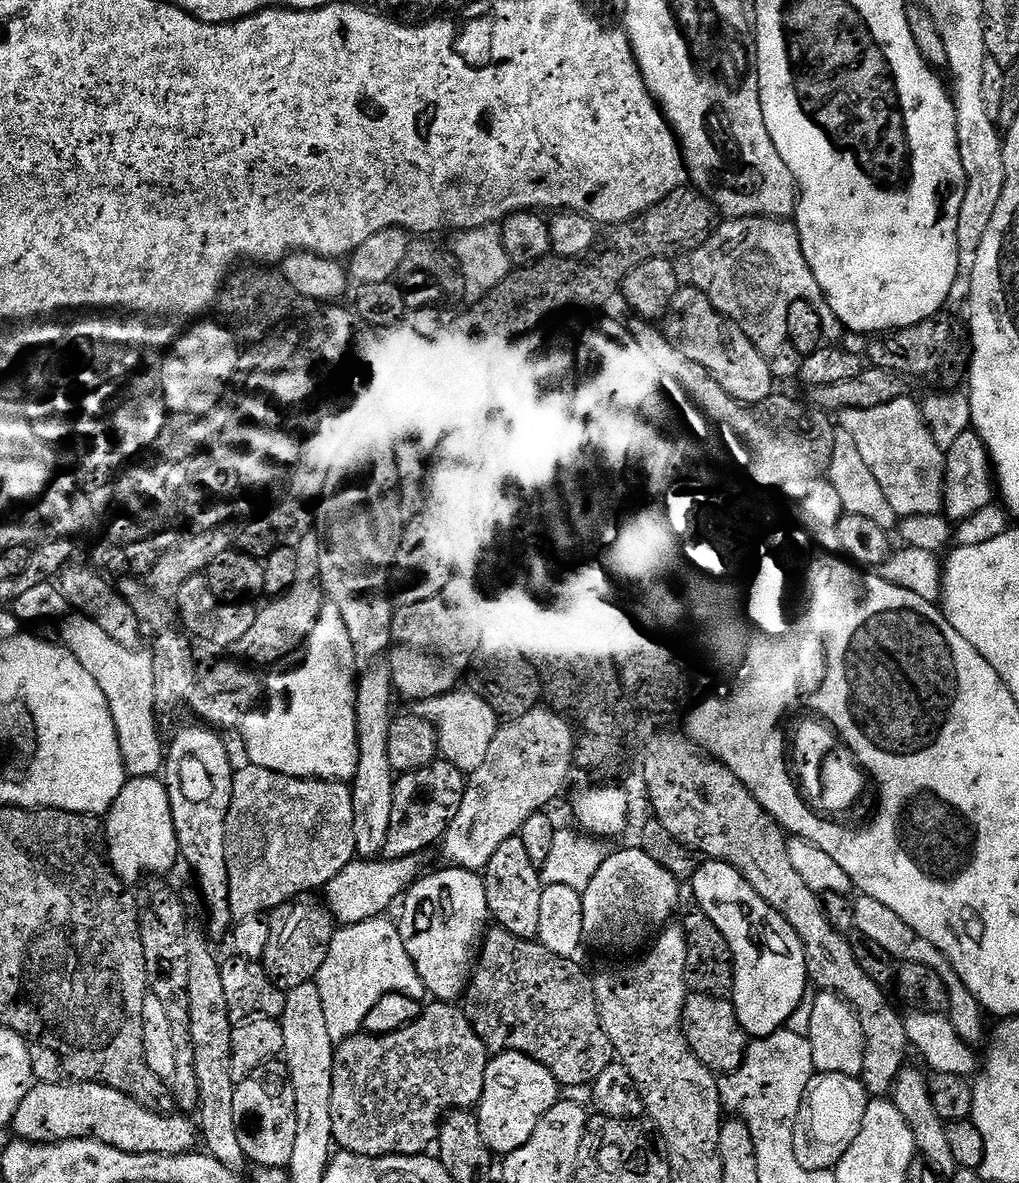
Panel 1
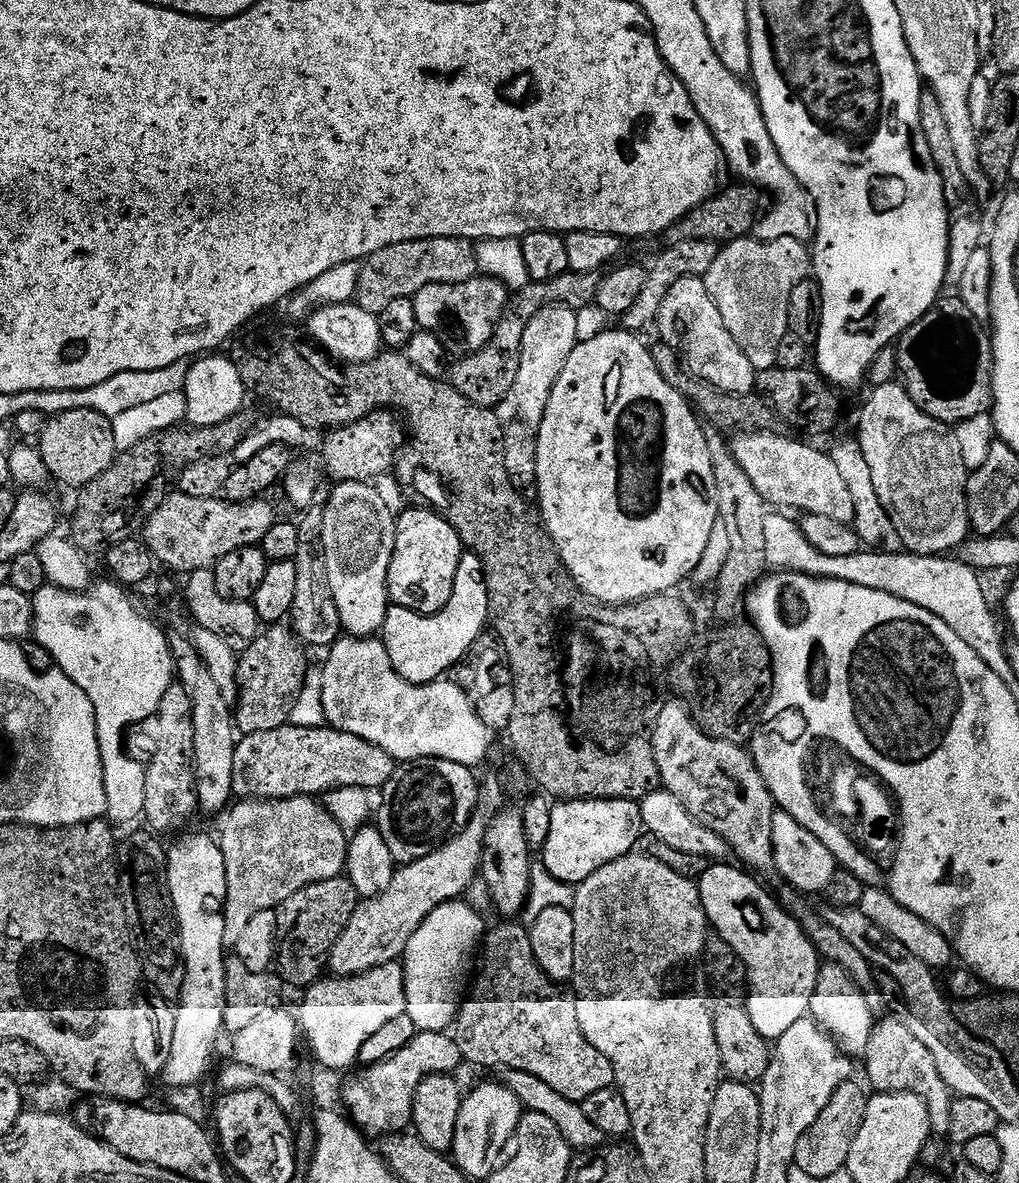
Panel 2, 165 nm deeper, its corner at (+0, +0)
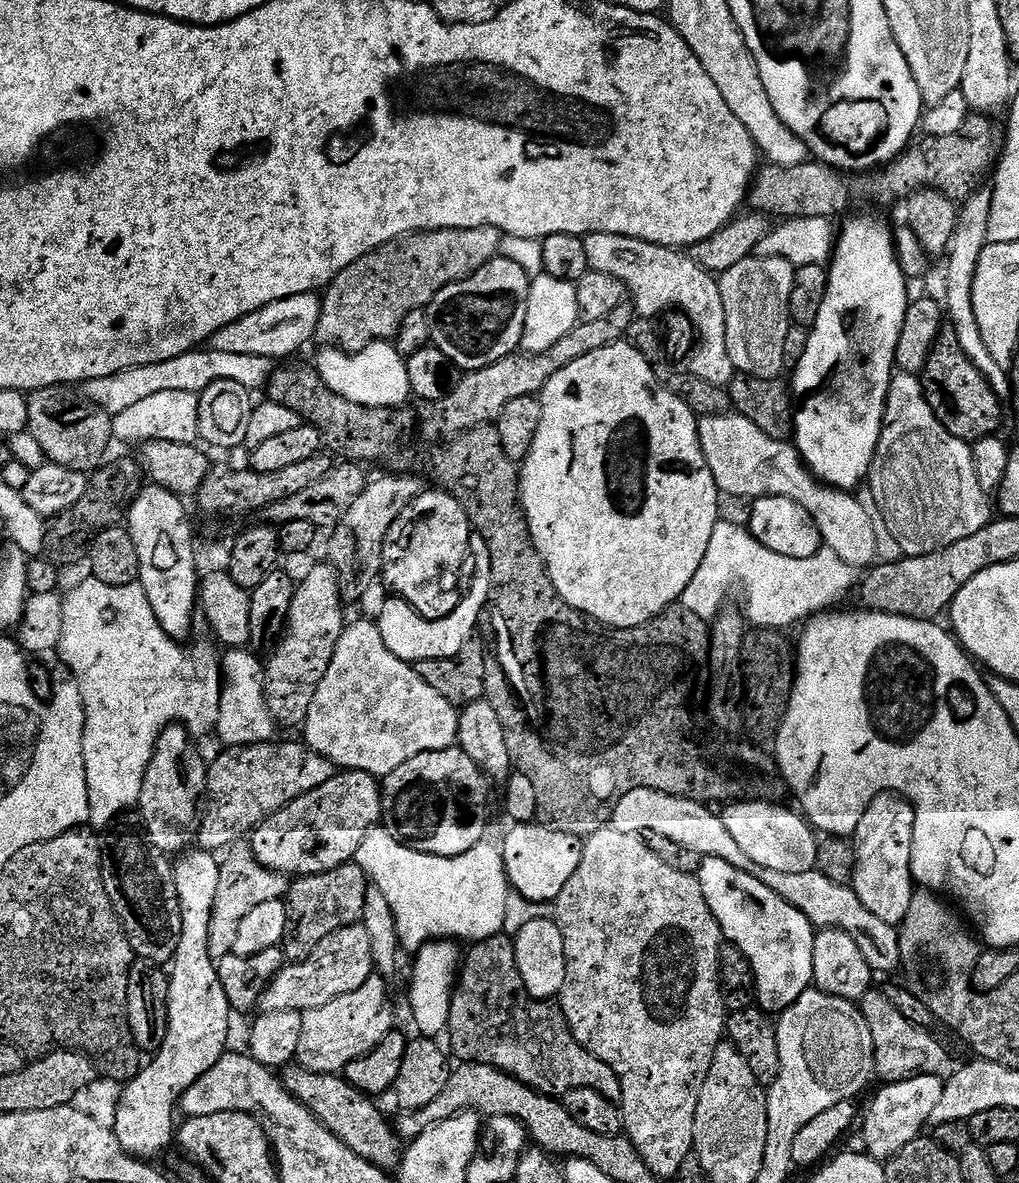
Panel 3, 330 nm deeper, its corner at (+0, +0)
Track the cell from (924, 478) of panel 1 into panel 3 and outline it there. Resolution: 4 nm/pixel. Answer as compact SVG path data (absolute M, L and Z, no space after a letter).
M897 371L890 382L884 425L870 473L870 487L882 518L886 518L886 526L890 526L890 534L894 534L905 556L925 556L946 546L954 546L954 542L962 542L962 538L978 534L978 530L982 530L982 526L986 526L994 516L994 508L992 512L988 505L989 493L978 486L970 444L952 437L946 427L942 426L930 408L921 377L910 372Z

